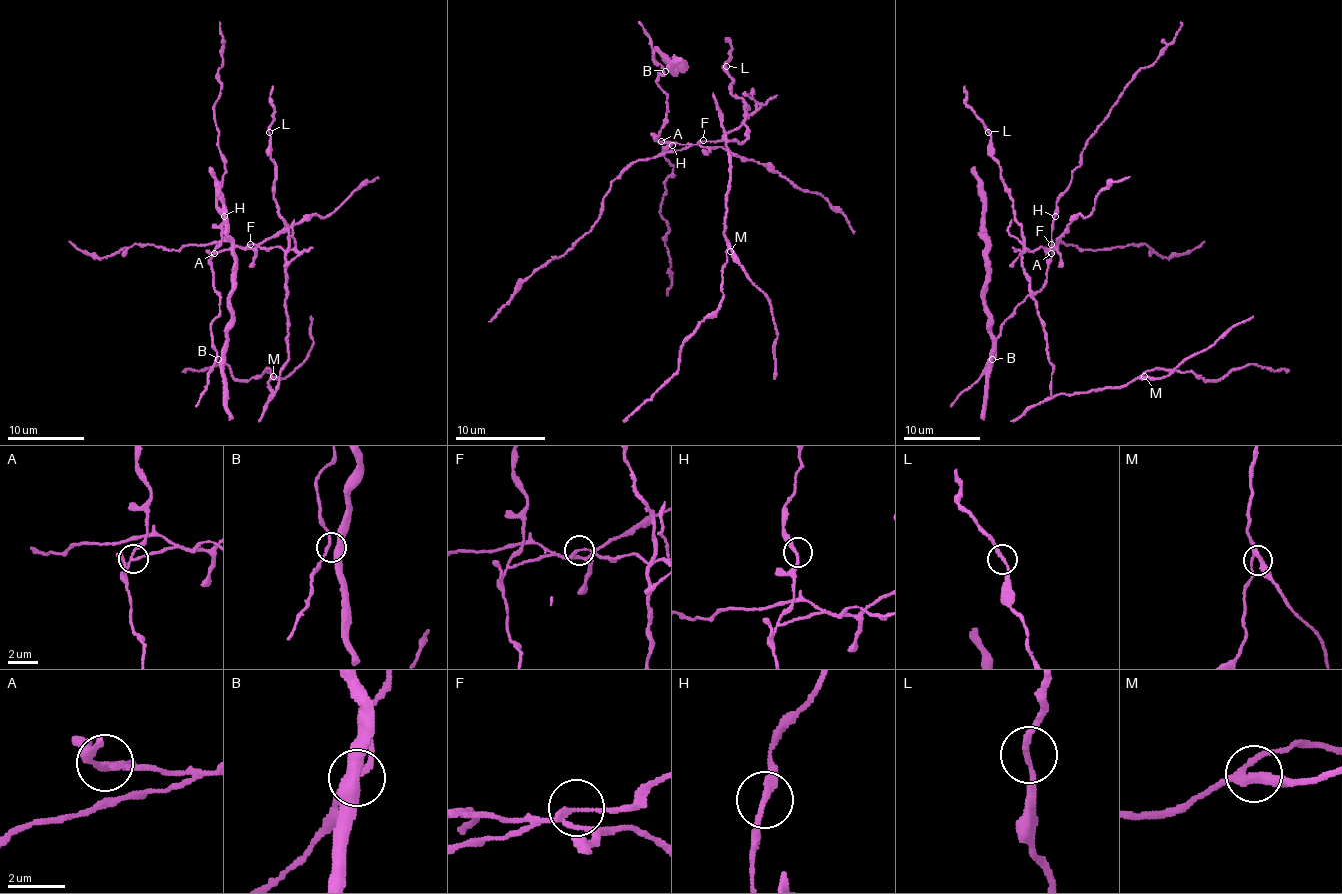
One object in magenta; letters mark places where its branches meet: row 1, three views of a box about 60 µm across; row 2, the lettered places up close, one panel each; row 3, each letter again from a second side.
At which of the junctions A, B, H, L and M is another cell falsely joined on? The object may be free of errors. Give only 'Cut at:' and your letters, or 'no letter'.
Cut at: A

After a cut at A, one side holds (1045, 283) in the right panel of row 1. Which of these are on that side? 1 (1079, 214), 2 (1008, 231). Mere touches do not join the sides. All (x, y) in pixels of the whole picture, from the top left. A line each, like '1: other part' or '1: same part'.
1: other part
2: other part

